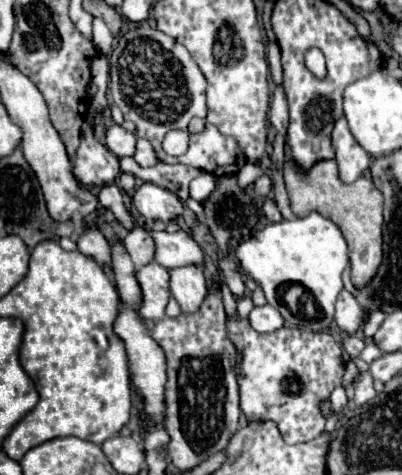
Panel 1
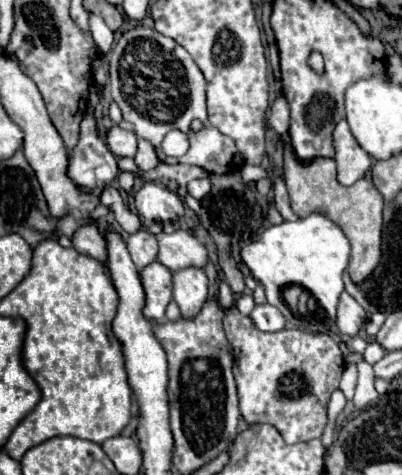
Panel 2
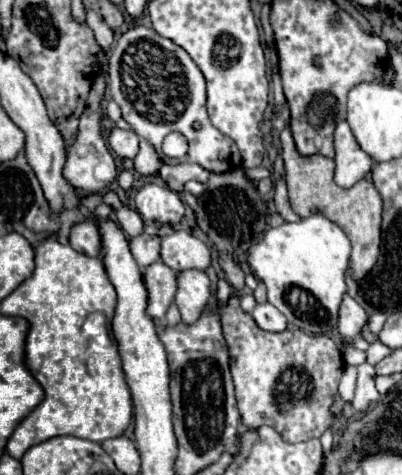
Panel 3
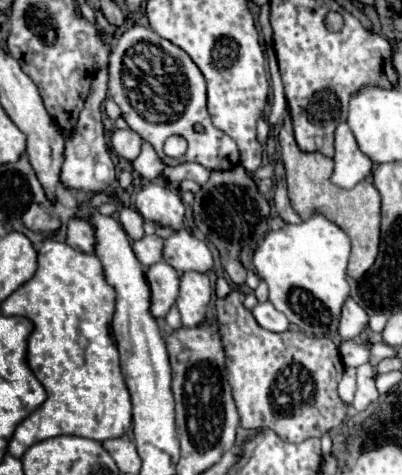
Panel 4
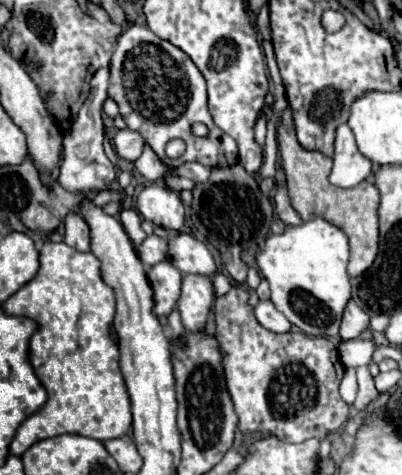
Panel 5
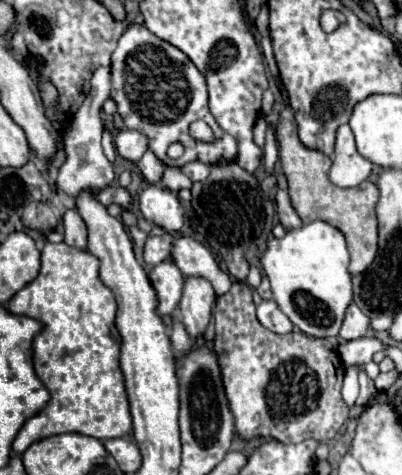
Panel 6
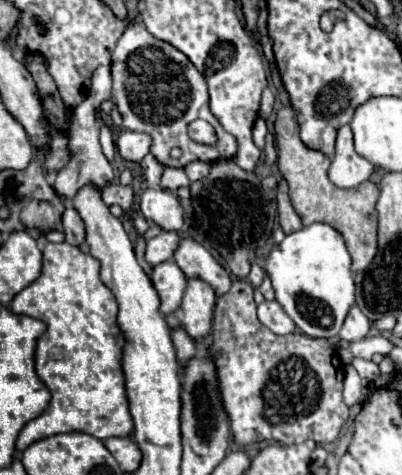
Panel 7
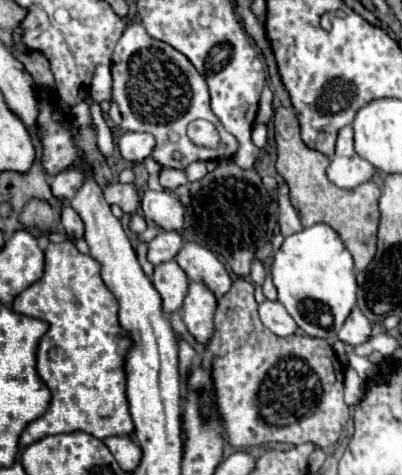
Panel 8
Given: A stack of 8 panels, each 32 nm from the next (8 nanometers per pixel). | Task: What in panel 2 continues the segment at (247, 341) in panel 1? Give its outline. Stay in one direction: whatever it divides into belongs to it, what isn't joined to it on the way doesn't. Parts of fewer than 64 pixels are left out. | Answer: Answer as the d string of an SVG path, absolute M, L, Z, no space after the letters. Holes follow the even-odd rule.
M236 308L226 312L224 330L236 356L234 378L238 384L240 412L244 420L248 424L268 422L276 426L286 444L298 444L308 442L312 438L320 438L326 426L326 406L330 402L330 394L338 388L340 376L344 372L344 356L340 346L332 340L332 336L304 332L298 328L284 328L280 332L260 332L252 326L252 320L248 316L242 316Z

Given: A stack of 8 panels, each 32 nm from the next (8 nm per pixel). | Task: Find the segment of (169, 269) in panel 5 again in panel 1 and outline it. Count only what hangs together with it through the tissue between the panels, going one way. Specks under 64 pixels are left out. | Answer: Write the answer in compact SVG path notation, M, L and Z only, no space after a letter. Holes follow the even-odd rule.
M150 262L136 270L136 280L142 290L142 302L138 308L140 318L144 320L164 318L164 308L170 298L168 270L156 262Z

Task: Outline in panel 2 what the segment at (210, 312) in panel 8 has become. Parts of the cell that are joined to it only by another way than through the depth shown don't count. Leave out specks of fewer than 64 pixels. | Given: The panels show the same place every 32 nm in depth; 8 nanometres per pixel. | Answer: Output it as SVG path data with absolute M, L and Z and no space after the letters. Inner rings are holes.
M182 268L172 272L172 292L184 318L196 316L208 298L208 278L202 268Z

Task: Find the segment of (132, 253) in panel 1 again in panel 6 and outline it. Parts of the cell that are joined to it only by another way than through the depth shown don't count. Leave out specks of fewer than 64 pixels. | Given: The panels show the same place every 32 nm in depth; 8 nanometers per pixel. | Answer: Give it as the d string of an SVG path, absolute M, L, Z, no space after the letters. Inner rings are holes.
M164 234L164 236L148 236L142 256L144 262L148 264L148 268L164 262L170 258L170 248L172 248L172 236Z

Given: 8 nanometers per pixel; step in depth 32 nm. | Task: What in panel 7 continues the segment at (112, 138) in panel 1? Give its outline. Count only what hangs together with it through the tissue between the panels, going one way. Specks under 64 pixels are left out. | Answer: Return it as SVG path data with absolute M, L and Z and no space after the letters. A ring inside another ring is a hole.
M124 130L116 138L116 148L122 158L130 162L140 162L148 152L150 152L150 136L144 132L134 132L134 130Z

